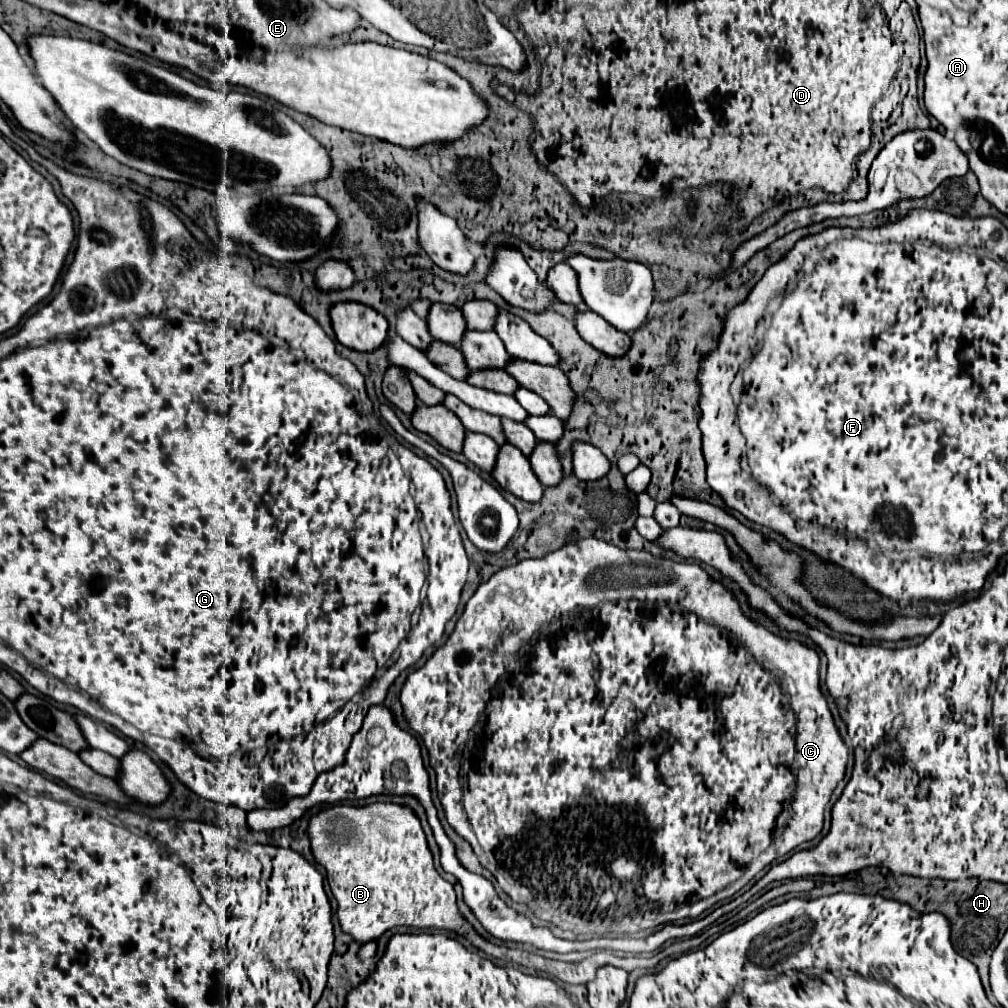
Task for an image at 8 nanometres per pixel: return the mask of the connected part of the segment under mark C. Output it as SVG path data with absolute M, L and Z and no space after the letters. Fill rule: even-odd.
M581 538L579 542L567 544L561 550L547 554L541 560L539 558L523 560L513 566L501 568L487 582L483 582L477 588L477 592L471 596L449 640L435 650L435 654L427 660L425 666L409 674L399 698L403 704L403 716L407 718L407 724L417 734L421 734L429 750L429 760L437 774L437 794L451 828L471 844L481 866L495 876L501 890L513 902L527 904L539 920L551 922L575 934L603 936L603 934L635 934L639 930L653 930L657 926L671 924L683 918L695 920L715 904L731 898L767 864L795 850L803 842L811 842L823 830L825 806L835 786L843 780L847 760L849 760L847 744L843 742L833 722L831 710L827 706L827 698L819 688L817 652L803 642L775 636L763 624L757 624L755 620L745 616L737 598L723 584L715 582L699 564L673 562L669 558L665 558L663 564L659 562L651 564L651 560L663 560L663 558L655 558L645 550L621 550L597 538ZM571 592L593 592L593 598L605 598L605 602L595 606L577 606L575 610L559 616L565 608L569 608ZM577 710L589 714L581 718L579 728L573 728L569 726L569 722L571 720L573 724L577 722L573 718L575 716L573 712ZM461 750L465 754L465 760L461 760L461 772L463 778L467 776L467 791L463 792L462 804L461 784L459 784ZM527 772L535 772L533 778L535 782L531 782L531 776Z

